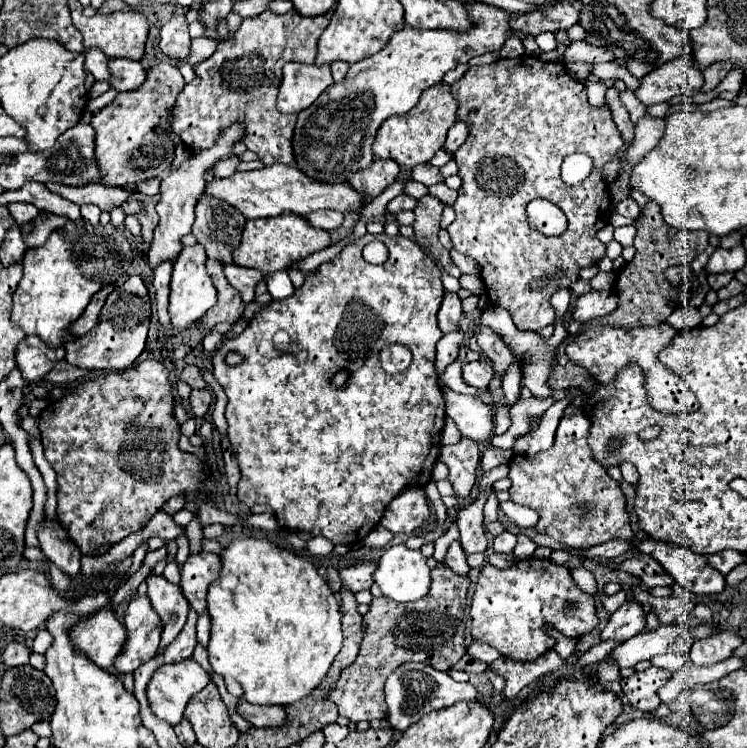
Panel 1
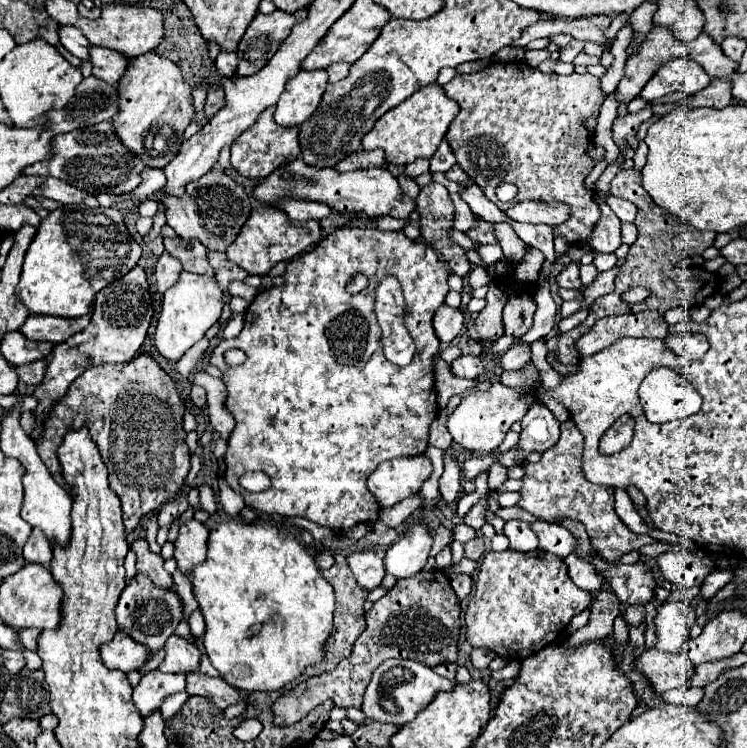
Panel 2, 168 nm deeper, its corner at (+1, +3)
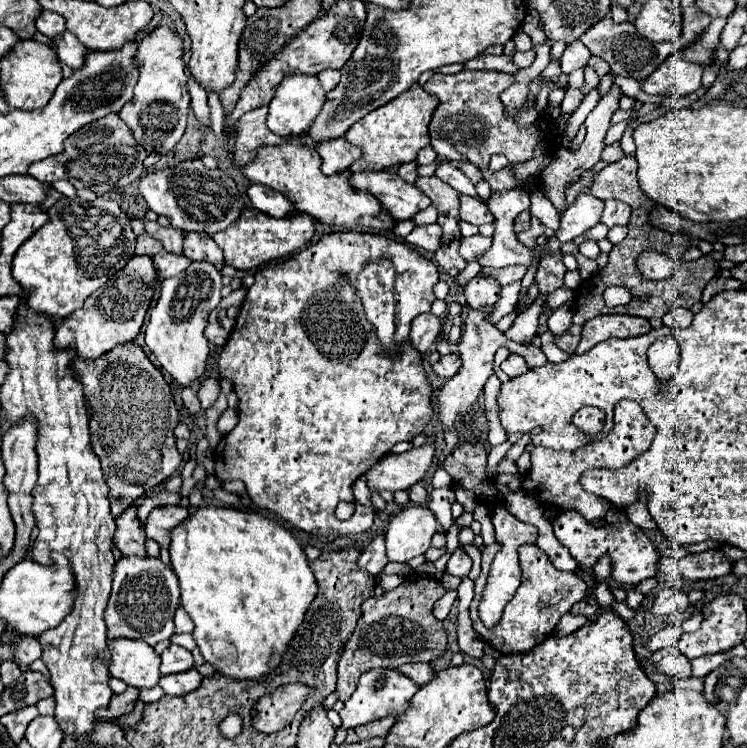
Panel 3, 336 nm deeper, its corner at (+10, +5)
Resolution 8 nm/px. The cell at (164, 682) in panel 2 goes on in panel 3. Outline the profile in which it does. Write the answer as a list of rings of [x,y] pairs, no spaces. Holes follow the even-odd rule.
[[[126,688],[126,692],[114,694],[106,708],[98,708],[96,710],[96,720],[98,722],[112,722],[118,716],[124,716],[124,714],[132,712],[134,710],[134,702],[138,700],[138,692],[140,690],[136,690],[136,688]]]

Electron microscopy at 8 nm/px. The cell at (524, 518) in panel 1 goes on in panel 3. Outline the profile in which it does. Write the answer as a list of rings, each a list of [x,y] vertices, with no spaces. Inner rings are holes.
[[[562,510],[560,516],[554,520],[554,534],[558,542],[570,550],[570,554],[576,558],[580,566],[592,568],[602,554],[610,554],[612,576],[618,584],[626,588],[632,588],[646,578],[652,578],[660,564],[660,552],[656,544],[630,522],[618,522],[618,524],[608,524],[606,528],[594,528],[578,512]]]

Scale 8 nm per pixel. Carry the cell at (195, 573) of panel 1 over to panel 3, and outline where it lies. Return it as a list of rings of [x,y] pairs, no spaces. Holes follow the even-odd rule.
[[[170,504],[170,506],[160,506],[160,508],[154,508],[146,520],[146,536],[154,538],[160,546],[168,546],[168,536],[170,536],[170,530],[184,522],[184,518],[188,518],[188,510],[178,506],[178,504]]]

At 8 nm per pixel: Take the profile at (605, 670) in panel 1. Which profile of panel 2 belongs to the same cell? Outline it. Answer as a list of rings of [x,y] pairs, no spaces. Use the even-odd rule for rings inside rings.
[[[601,590],[593,598],[589,624],[574,632],[563,645],[573,647],[590,641],[605,642],[613,634],[613,620],[619,616],[619,608],[621,608],[619,598],[609,590]]]

